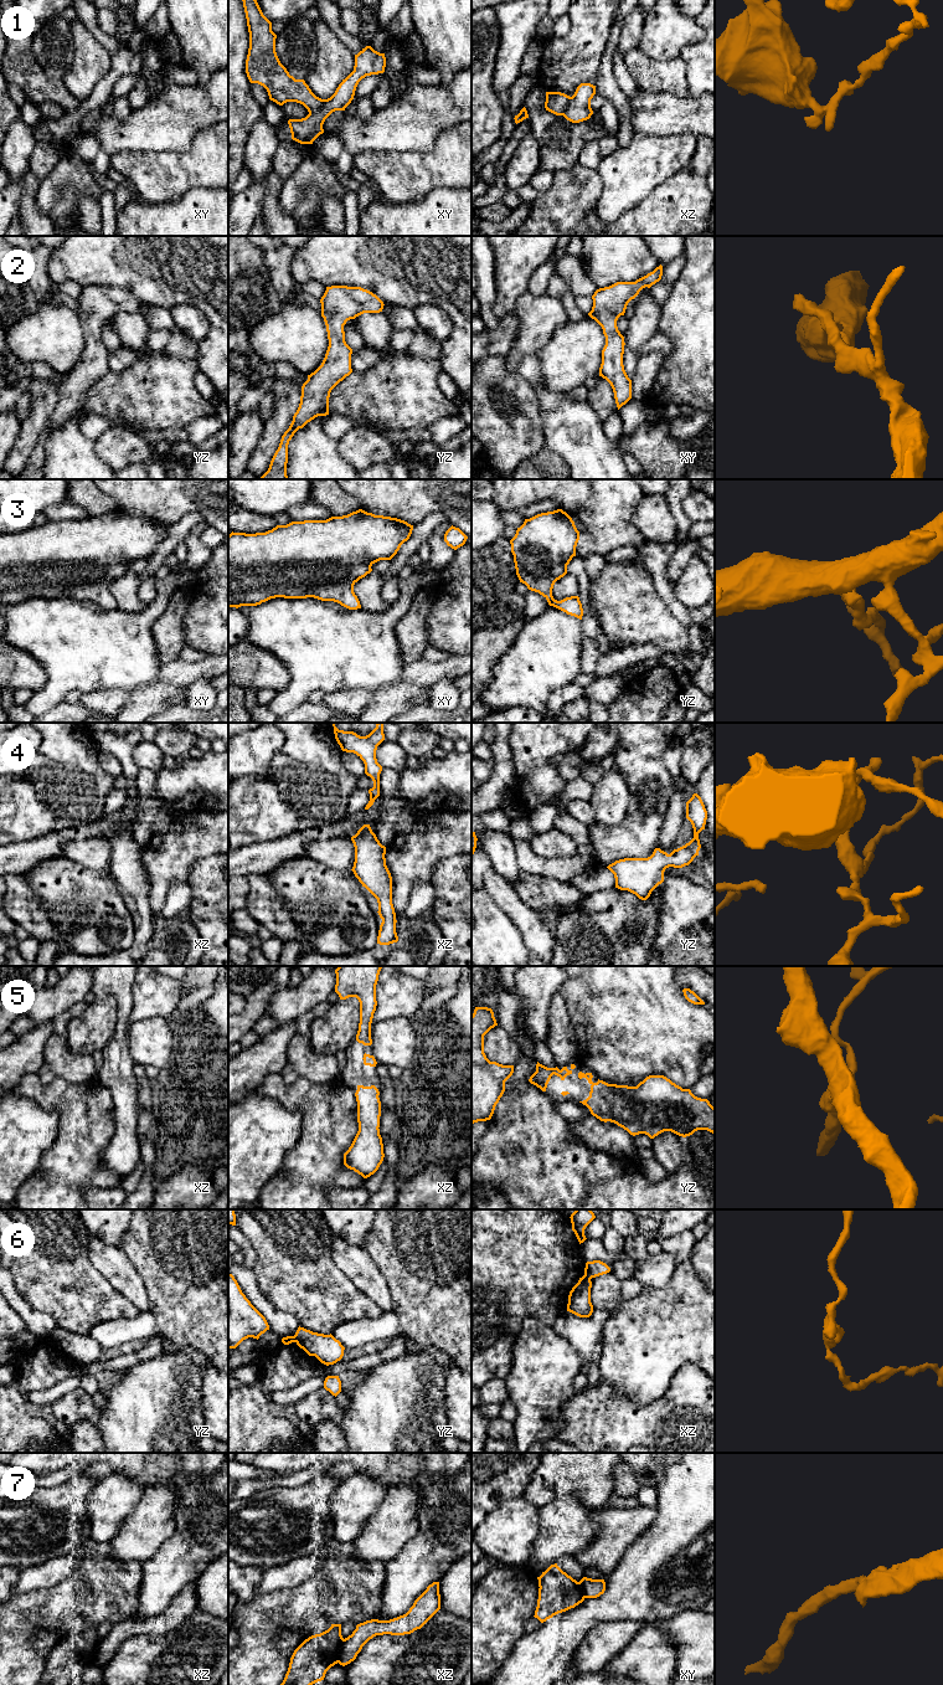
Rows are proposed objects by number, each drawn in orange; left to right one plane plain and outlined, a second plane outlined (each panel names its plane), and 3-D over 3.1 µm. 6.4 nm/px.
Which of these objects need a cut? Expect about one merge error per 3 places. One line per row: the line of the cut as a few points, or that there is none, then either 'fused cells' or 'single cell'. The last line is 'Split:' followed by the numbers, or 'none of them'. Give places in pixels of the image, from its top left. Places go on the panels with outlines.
1: cut xy (324, 99), (320, 108), (309, 114); fused cells
2: cut none; single cell
3: cut none; single cell
4: cut none; single cell
5: cut none; single cell
6: cut xz (585, 1274), (589, 1279); fused cells
7: cut xz (344, 1639), (336, 1662); fused cells
Split: 1, 6, 7

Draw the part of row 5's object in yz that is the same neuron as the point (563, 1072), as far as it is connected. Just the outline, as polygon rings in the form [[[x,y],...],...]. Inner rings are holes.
[[[537,1062],[536,1072],[530,1077],[529,1082],[542,1091],[546,1091],[547,1084],[553,1074],[560,1077],[561,1080],[565,1080],[567,1075],[572,1074],[572,1070],[568,1070],[567,1067],[563,1067],[561,1070],[557,1067],[547,1068]]]

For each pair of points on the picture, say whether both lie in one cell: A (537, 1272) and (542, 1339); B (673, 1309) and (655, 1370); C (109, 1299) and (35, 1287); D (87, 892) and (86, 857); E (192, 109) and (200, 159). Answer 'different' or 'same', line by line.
A: different
B: same
C: same
D: different
E: different

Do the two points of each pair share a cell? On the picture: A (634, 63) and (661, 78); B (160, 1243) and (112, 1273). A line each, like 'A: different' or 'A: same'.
A: same
B: different

